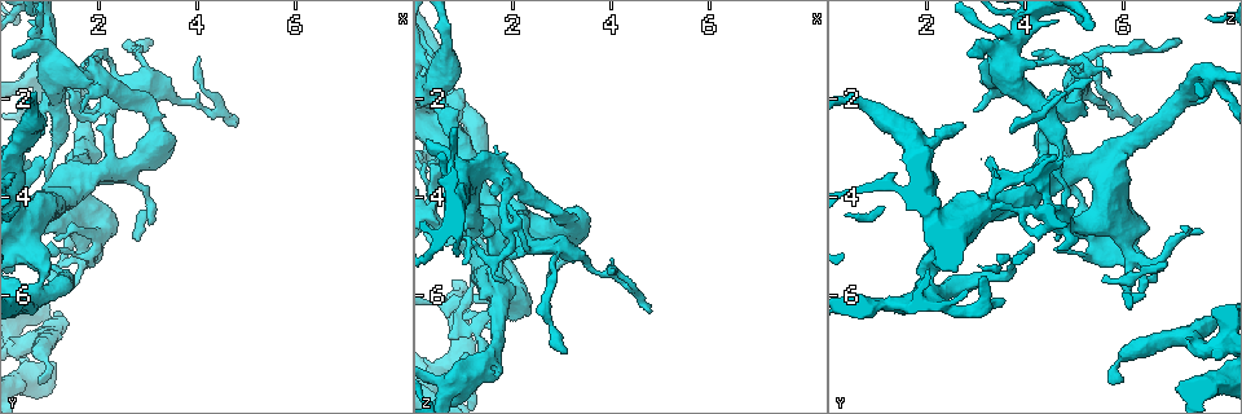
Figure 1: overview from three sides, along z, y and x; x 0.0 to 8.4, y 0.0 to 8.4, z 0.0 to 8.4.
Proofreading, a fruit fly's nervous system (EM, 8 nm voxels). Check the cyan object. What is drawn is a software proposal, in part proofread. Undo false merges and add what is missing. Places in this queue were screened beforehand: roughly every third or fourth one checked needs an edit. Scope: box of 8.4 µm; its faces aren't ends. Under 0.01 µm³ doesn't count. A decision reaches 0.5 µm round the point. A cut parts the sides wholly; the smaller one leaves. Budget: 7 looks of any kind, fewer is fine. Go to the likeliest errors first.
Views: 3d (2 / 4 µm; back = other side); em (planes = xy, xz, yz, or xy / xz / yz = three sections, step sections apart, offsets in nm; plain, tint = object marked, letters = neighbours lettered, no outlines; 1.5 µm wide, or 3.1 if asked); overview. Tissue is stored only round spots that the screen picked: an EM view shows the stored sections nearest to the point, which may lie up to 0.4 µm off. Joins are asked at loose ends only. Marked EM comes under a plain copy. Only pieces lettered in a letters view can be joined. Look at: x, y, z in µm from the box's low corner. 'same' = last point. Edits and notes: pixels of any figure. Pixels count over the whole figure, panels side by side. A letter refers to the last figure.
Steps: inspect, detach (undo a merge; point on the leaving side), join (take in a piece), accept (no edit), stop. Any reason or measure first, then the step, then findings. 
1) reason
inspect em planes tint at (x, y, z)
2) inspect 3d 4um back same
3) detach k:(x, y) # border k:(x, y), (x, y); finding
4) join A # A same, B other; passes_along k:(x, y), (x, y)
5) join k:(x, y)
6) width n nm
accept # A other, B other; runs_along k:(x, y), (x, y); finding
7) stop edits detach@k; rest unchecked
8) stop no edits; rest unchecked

arms part here
inspect 3d 2um back at (1.20, 5.95, 6.10)

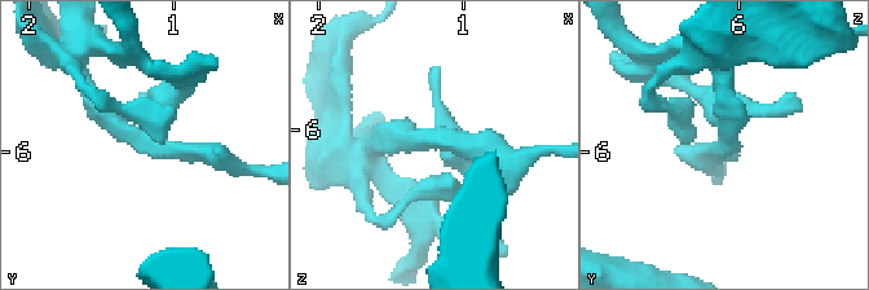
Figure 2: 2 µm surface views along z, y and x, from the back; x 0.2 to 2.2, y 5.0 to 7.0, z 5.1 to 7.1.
inspect em xy step 4 tint at (1.16, 5.90, 6.08)

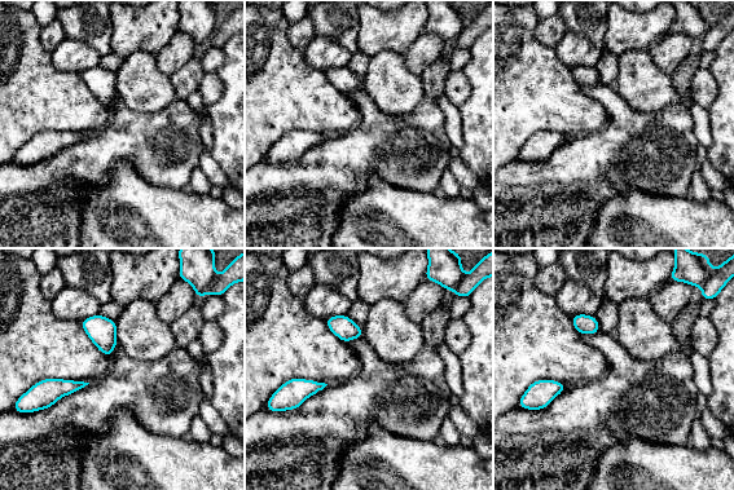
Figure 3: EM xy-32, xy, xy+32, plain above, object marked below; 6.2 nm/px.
inspect em planes letters same

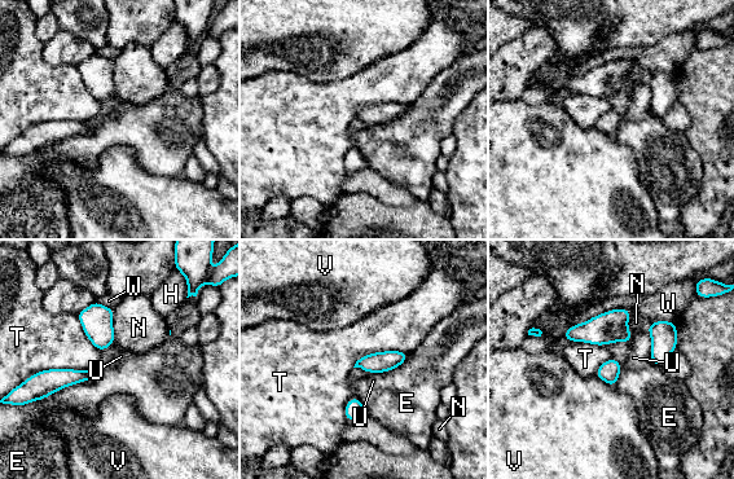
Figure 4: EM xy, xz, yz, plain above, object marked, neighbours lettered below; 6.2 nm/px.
accept # E other, H other, N other, T other, U other, V other, W other; border 4:(95, 369), (42, 369), (27, 377); continuous, no second neuron

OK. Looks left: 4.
thin end
inspect 3d 2um at (4.80, 2.55, 6.35)

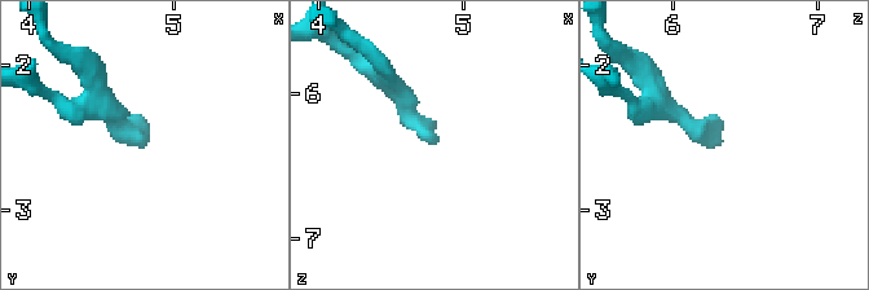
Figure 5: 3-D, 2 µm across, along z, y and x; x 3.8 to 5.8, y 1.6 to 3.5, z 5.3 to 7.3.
inspect em planes letters at (4.82, 2.52, 6.30)

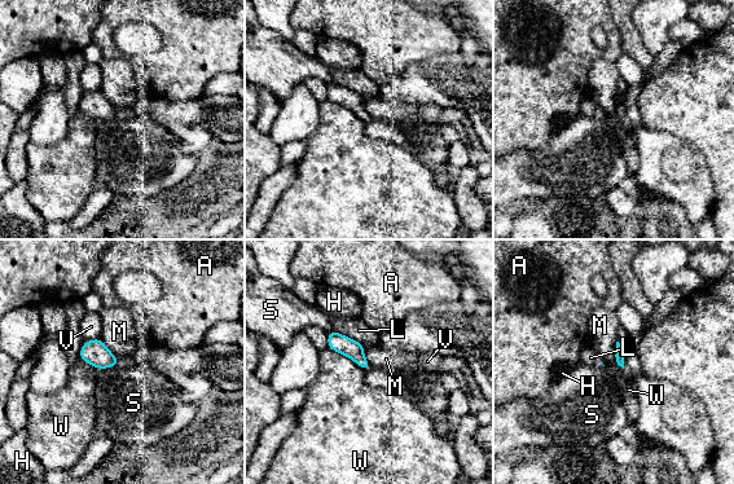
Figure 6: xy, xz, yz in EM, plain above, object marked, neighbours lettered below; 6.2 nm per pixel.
accept # A other, H other, L other, M other, S other, V other, W other; border 6:(616, 340), (615, 361), (623, 368); none of them fits

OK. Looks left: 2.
calibre changes
inspect em planes letters at (2.80, 1.10, 5.40)

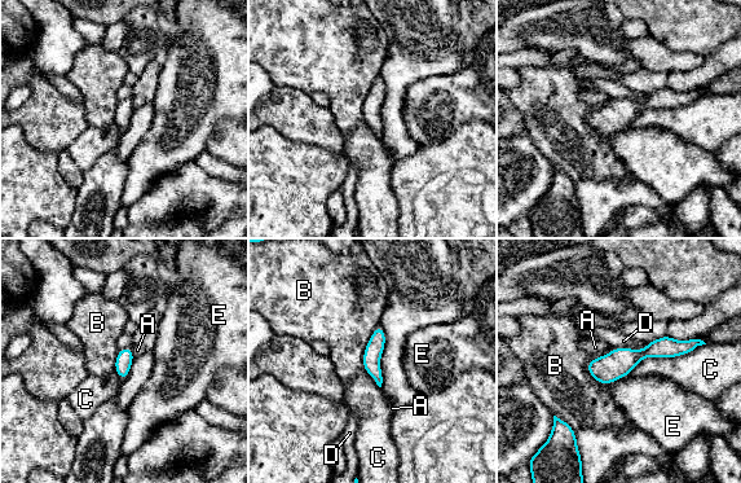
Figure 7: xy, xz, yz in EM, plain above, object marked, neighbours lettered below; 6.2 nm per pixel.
accept # A other, B other, C other, D other, E other; runs_along 7:(695, 342), (590, 368); all the same neuron

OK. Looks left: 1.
stop no edits; rest unchecked

